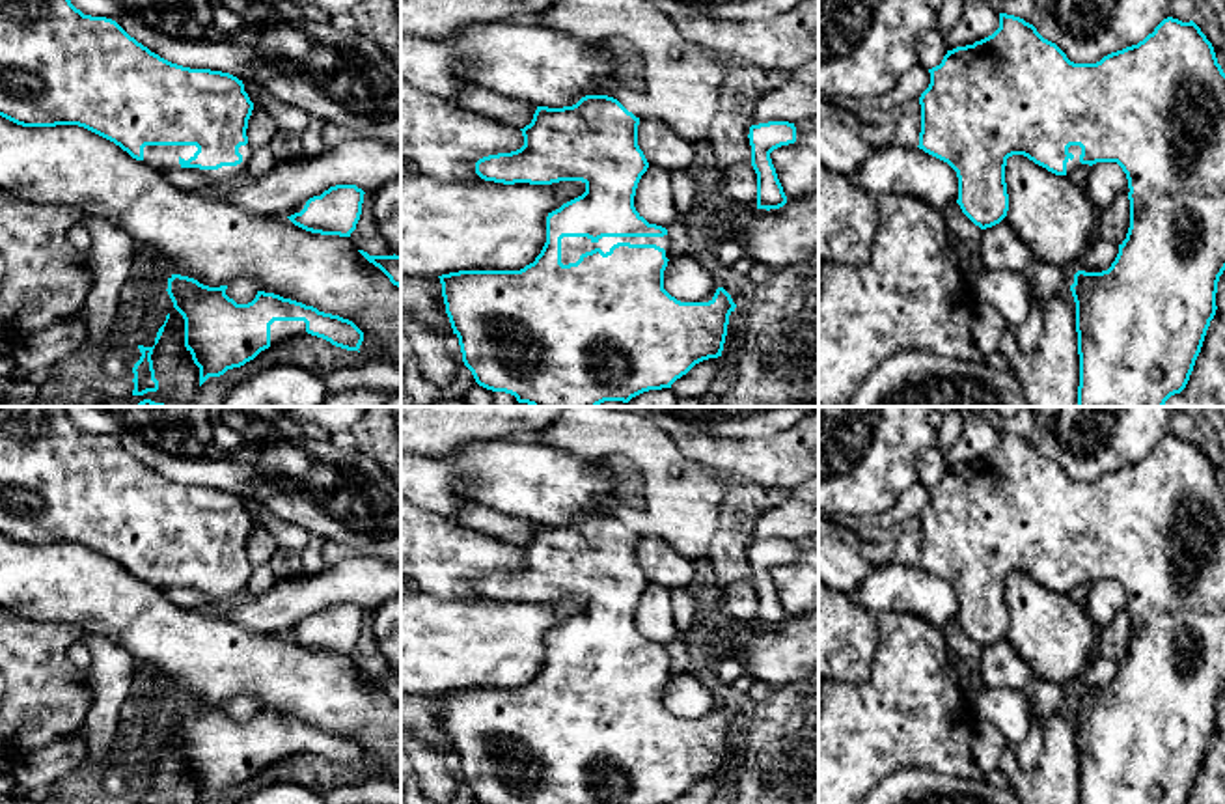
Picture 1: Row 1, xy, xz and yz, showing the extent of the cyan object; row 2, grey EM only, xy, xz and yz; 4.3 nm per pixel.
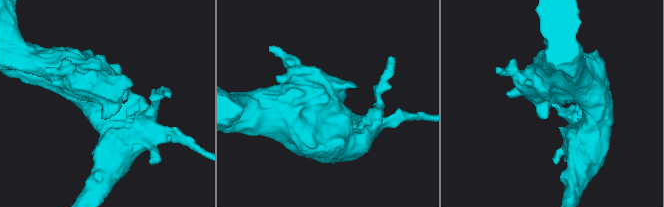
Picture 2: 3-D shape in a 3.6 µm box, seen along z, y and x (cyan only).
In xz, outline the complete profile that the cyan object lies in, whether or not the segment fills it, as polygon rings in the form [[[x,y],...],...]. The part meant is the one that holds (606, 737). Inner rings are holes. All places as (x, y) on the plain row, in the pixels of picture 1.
[[[585,513],[572,524],[548,526],[537,524],[533,537],[522,548],[524,563],[511,571],[483,575],[475,580],[475,591],[485,599],[515,603],[552,603],[559,599],[582,599],[585,610],[546,634],[546,660],[533,681],[520,688],[459,688],[442,692],[442,714],[453,752],[459,755],[462,780],[472,789],[479,804],[671,804],[686,793],[695,782],[722,774],[729,733],[736,722],[731,713],[718,705],[709,720],[681,720],[664,707],[664,688],[671,672],[668,647],[649,642],[634,625],[634,614],[649,580],[638,563],[640,535],[628,530],[617,517],[608,513]]]

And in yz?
[[[999,431],[999,446],[973,463],[947,468],[942,481],[929,487],[930,502],[921,511],[921,550],[919,567],[947,580],[958,595],[958,617],[962,631],[981,647],[999,642],[1009,629],[1005,601],[1007,576],[1024,573],[1055,593],[1070,593],[1081,582],[1117,580],[1128,597],[1130,645],[1119,662],[1111,685],[1102,690],[1078,688],[1070,703],[1076,720],[1076,750],[1080,772],[1080,804],[1186,804],[1201,770],[1210,739],[1216,733],[1216,711],[1219,694],[1225,688],[1225,491],[1218,481],[1212,461],[1201,446],[1190,438],[1163,437],[1152,451],[1137,463],[1104,474],[1096,481],[1074,481],[1037,446],[1020,435]]]

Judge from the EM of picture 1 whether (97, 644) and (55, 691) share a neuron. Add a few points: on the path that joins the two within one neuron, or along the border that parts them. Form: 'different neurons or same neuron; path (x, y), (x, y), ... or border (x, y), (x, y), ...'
different neurons; border (86, 633), (82, 640)

